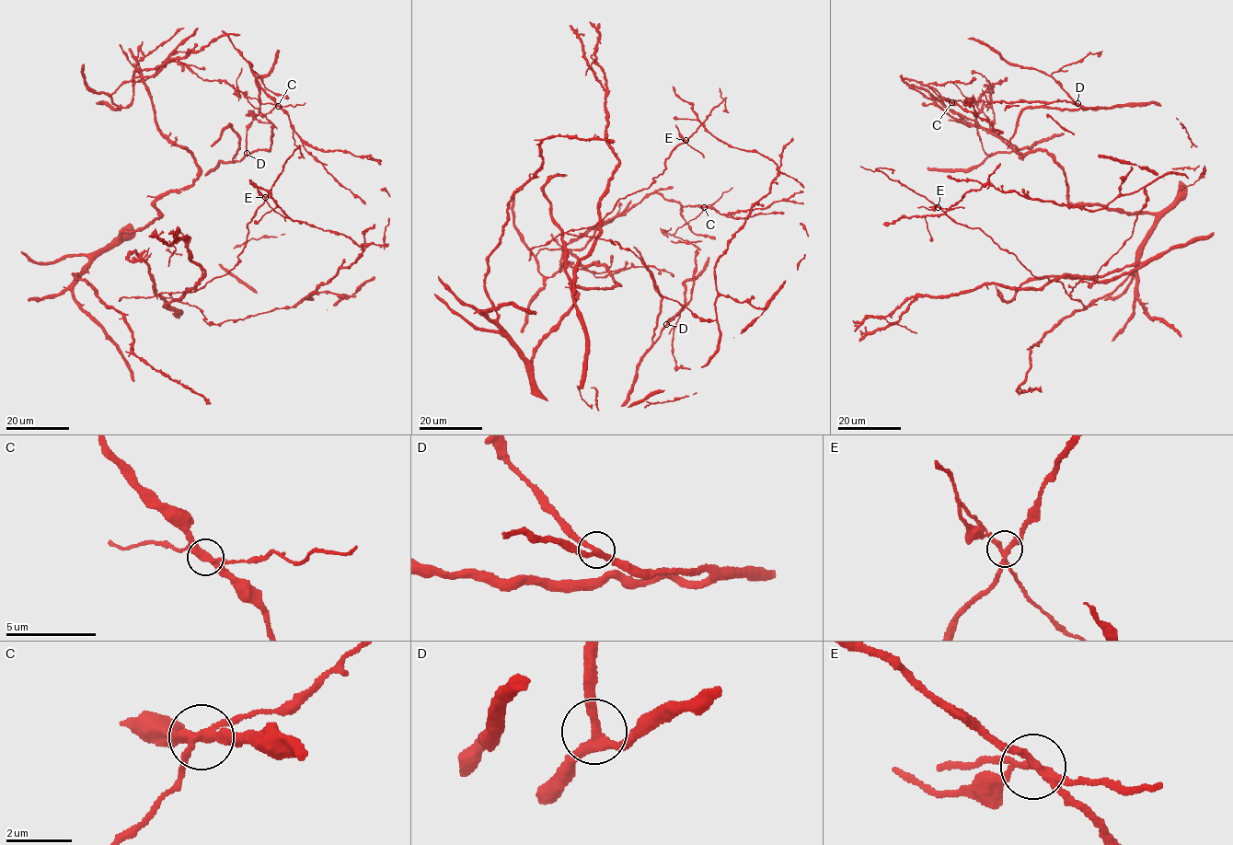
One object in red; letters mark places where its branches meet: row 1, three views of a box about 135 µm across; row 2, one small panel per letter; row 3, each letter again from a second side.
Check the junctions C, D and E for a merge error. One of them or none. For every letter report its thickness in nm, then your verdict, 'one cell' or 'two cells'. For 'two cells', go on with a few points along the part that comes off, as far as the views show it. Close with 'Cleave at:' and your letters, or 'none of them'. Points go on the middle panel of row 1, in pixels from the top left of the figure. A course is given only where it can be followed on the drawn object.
C: 280 nm | one cell
D: 280 nm | one cell
E: 240 nm | one cell
Cleave at: none of them

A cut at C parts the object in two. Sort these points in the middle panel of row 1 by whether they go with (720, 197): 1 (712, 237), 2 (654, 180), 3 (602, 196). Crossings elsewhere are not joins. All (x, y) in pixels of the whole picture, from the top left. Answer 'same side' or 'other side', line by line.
1: other side
2: same side
3: same side

